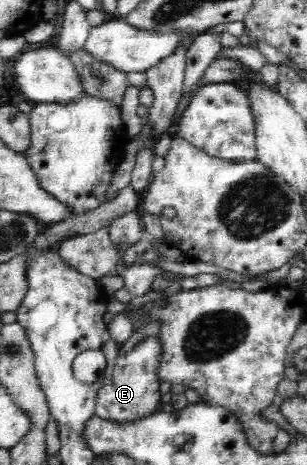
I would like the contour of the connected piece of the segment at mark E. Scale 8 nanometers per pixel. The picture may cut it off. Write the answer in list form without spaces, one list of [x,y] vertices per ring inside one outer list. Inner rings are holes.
[[[147,337],[135,347],[119,355],[111,378],[98,390],[95,414],[103,419],[123,422],[154,413],[161,406],[160,379],[154,371],[160,357],[160,346],[156,337]]]

